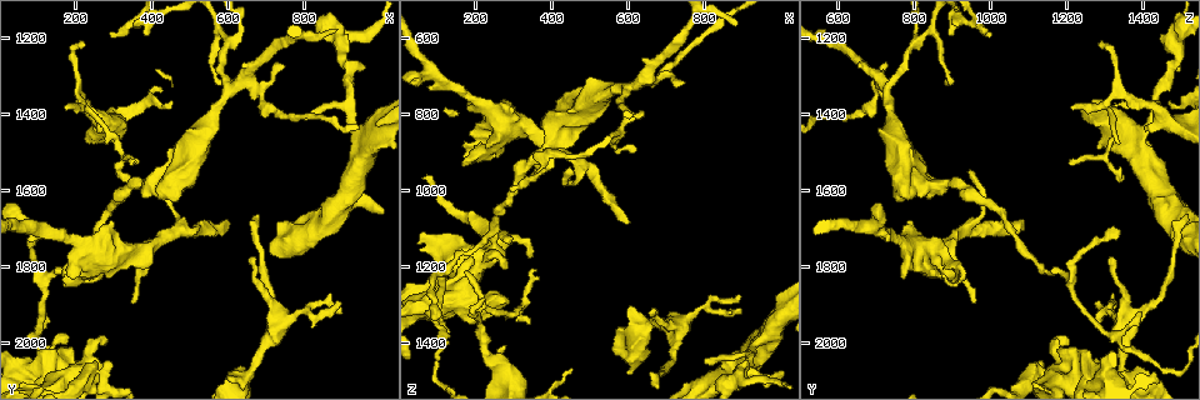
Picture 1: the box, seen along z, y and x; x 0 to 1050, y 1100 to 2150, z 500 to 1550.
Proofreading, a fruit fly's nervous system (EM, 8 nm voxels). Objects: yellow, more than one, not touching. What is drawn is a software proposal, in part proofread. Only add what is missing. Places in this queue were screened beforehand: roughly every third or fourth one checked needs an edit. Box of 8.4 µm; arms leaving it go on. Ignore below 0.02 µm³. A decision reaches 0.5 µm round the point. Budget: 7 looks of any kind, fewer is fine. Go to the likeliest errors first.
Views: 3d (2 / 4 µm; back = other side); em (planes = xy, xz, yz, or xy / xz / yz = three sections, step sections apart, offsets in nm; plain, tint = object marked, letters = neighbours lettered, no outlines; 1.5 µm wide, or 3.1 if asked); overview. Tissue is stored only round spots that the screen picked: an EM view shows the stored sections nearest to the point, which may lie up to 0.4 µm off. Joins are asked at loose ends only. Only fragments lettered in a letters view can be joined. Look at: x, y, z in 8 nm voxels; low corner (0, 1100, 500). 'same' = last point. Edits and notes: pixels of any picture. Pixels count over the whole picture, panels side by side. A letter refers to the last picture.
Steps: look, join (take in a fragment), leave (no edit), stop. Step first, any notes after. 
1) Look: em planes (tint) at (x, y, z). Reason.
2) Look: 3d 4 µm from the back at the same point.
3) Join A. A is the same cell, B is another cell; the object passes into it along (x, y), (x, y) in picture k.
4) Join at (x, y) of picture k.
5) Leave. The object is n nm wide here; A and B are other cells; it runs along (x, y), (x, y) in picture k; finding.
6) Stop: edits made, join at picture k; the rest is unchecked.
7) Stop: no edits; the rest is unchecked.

Look: em planes (letters) at (605, 1680, 1090). Branch stops here.

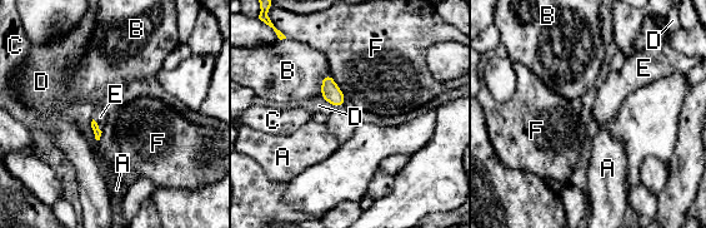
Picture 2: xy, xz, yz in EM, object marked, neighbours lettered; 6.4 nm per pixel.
Join E. The longest contact is with B, 180 nm; E is the same cell, A, B, C, D and F are other cells; the object passes into it along (98, 133), (98, 125), (100, 117) in picture 2; it goes on there.

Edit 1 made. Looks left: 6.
Look: overview. Redraw.

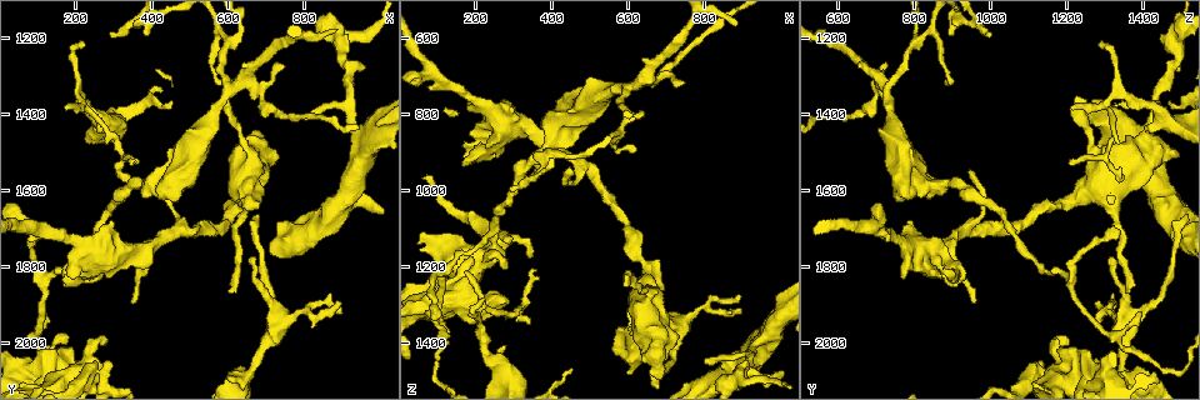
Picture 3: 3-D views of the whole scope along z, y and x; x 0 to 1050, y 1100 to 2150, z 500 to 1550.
Look: 3d 2 µm from the back at (285, 1185, 995). Thin end.

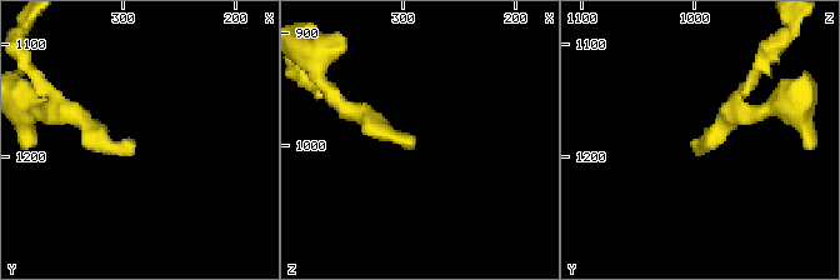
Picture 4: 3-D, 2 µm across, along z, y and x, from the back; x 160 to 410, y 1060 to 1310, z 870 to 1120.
Look: em planes (letters) at (292, 1190, 1002). Shape alone is not enough.

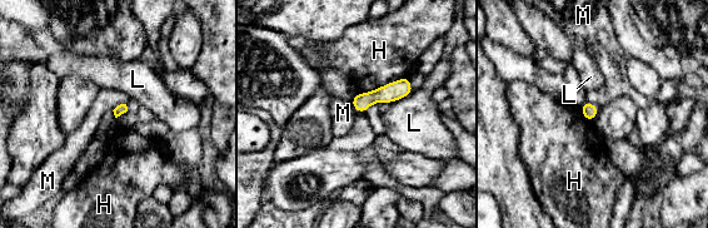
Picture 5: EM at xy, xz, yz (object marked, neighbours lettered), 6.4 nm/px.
Leave. H, L and M are other cells; a border runs along (125, 103), (118, 104), (111, 110) in picture 5; no lettered fragment goes on from it.

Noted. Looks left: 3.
Look: em planes (tint) at (910, 1190, 1445). Branch stops here.

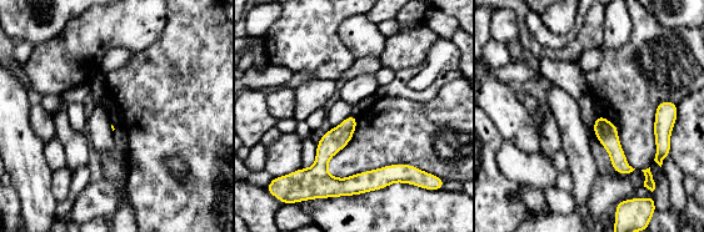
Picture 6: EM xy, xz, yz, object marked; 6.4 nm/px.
Look: em planes (letters) at the same point.

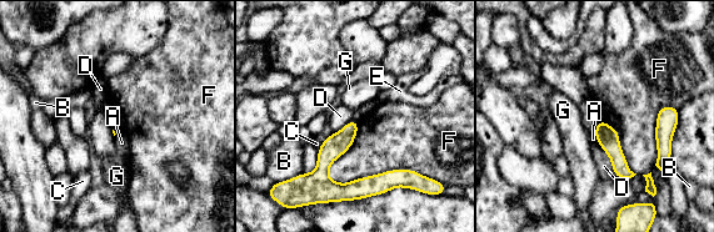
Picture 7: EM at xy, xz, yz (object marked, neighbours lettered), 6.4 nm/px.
Leave. The longest contact is with F, 600 nm; A, B, C, D, E, F and G are other cells; it runs along (351, 124), (324, 177), (355, 195) in picture 7; no lettered fragment goes on from it.

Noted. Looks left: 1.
Stop: edits made, join at picture 2; the rest is unchecked.

